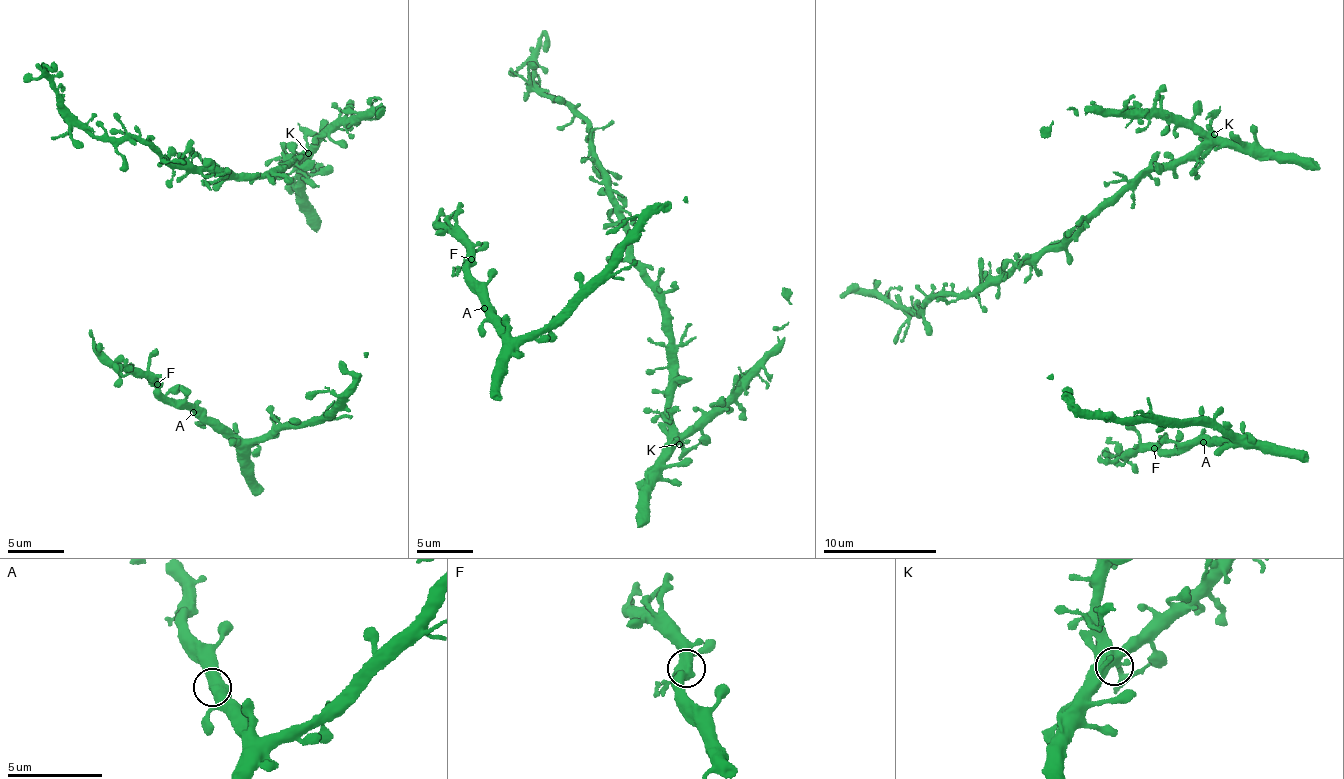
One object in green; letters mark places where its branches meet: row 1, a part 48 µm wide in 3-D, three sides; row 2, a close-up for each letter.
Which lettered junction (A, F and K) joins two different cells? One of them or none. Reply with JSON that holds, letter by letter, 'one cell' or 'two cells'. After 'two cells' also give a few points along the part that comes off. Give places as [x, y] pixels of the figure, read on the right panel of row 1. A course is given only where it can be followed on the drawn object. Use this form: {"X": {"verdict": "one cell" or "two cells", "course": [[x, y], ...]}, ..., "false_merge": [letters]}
{"A": {"verdict": "one cell"}, "F": {"verdict": "one cell"}, "K": {"verdict": "one cell"}, "false_merge": []}

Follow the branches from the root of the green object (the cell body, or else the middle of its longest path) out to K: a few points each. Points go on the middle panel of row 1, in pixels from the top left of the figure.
K: (607, 257), (625, 260), (633, 266), (661, 302), (673, 365), (670, 416), (679, 444)

